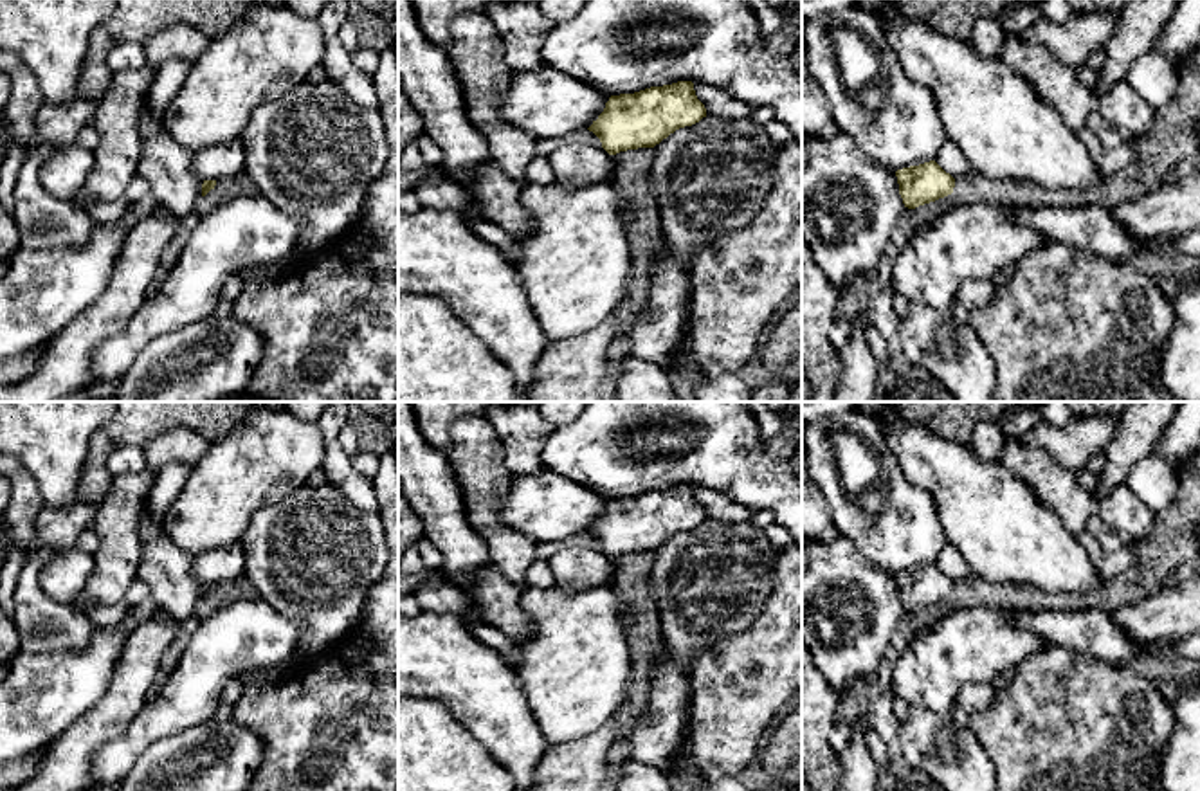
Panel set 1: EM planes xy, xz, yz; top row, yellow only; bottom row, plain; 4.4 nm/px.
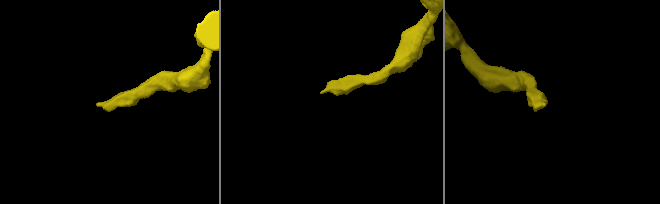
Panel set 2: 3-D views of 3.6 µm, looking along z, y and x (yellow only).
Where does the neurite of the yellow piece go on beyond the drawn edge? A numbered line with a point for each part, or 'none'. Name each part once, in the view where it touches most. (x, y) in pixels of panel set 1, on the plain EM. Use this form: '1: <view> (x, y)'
1: xz (638, 609)

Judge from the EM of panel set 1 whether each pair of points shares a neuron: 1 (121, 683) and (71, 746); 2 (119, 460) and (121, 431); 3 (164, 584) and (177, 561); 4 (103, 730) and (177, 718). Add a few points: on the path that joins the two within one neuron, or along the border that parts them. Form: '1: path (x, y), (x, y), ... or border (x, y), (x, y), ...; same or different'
1: path (119, 700), (87, 732); same
2: border (141, 445), (119, 445), (109, 460), (109, 472); different
3: path (172, 581), (172, 568); same
4: border (148, 700), (121, 736), (94, 752); different

